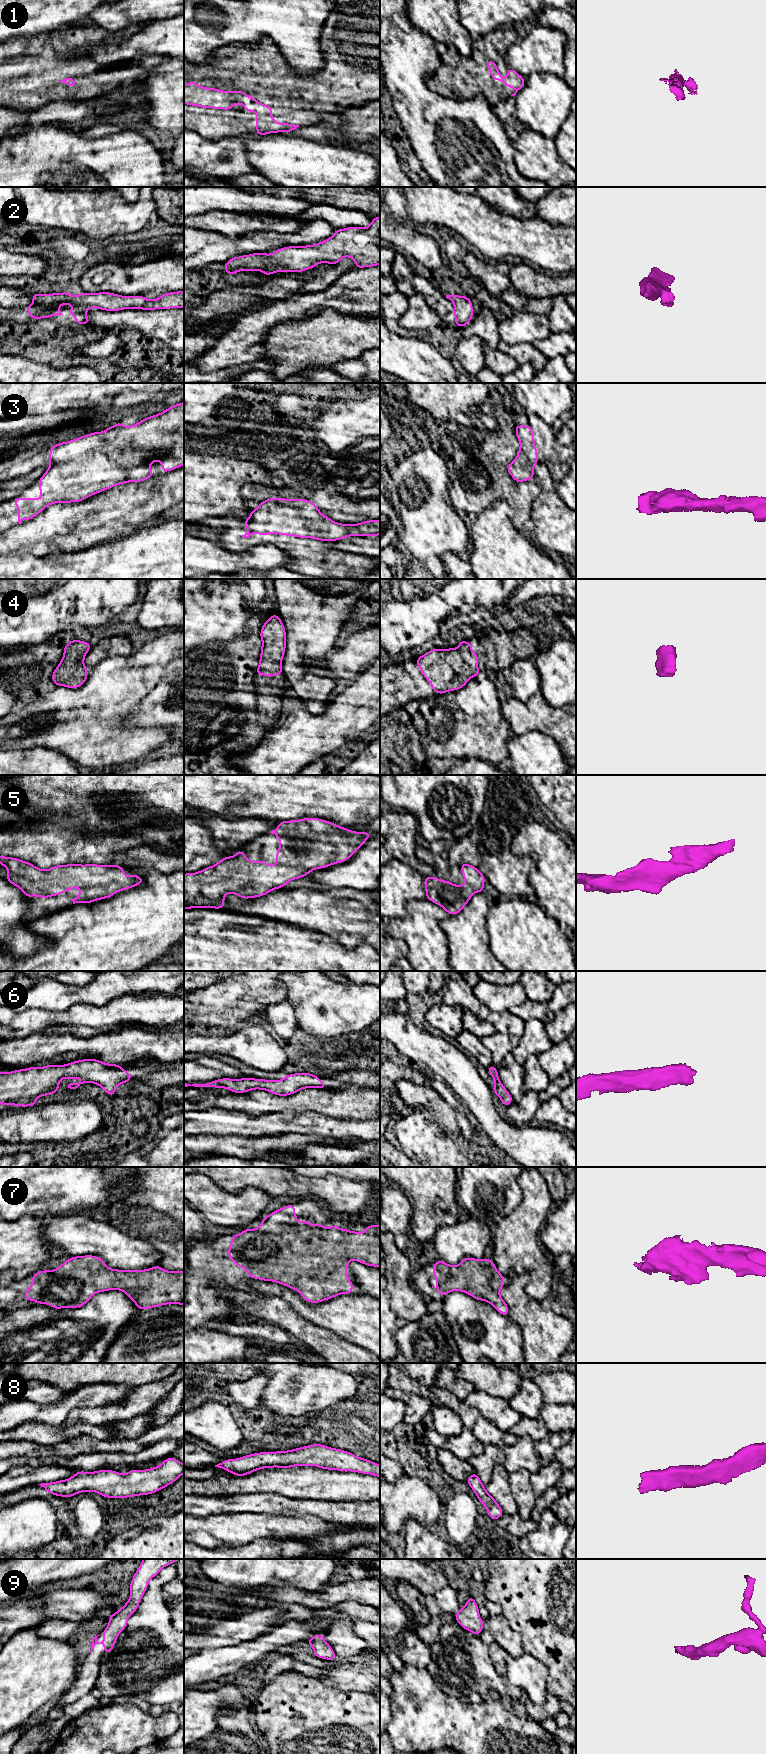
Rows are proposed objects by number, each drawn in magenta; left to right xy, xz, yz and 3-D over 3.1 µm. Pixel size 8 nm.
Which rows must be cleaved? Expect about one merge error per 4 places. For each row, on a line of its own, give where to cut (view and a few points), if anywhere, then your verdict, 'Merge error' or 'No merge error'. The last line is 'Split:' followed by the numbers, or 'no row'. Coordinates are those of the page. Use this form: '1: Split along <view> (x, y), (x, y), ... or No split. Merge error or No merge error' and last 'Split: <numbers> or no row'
1: No split. No merge error
2: No split. No merge error
3: No split. No merge error
4: No split. No merge error
5: No split. No merge error
6: No split. No merge error
7: No split. No merge error
8: No split. No merge error
9: No split. No merge error
Split: no row

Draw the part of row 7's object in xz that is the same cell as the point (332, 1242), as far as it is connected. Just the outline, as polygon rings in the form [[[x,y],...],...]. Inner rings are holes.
[[[291,1204],[284,1206],[276,1211],[273,1211],[267,1216],[264,1216],[262,1223],[256,1229],[244,1228],[244,1231],[236,1235],[231,1236],[231,1243],[228,1245],[229,1252],[226,1255],[229,1257],[236,1266],[242,1267],[246,1270],[248,1276],[253,1279],[259,1279],[262,1281],[277,1282],[281,1285],[289,1287],[302,1294],[302,1298],[309,1303],[320,1303],[329,1299],[332,1299],[341,1294],[353,1294],[353,1282],[350,1281],[347,1275],[347,1269],[349,1267],[349,1261],[355,1260],[367,1266],[380,1267],[380,1225],[369,1225],[365,1226],[365,1231],[356,1232],[349,1231],[346,1228],[340,1229],[337,1225],[331,1227],[325,1227],[319,1223],[311,1224],[306,1220],[297,1221],[295,1213],[296,1205]]]

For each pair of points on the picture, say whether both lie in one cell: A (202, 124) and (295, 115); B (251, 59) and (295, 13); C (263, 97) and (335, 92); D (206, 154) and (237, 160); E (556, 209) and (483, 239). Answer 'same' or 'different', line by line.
A: same
B: different
C: same
D: same
E: different

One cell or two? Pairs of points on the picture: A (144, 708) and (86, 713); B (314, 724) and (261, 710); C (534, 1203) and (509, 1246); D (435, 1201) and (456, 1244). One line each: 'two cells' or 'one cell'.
A: two cells
B: two cells
C: one cell
D: one cell

